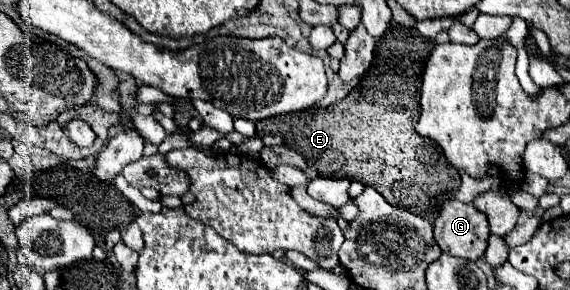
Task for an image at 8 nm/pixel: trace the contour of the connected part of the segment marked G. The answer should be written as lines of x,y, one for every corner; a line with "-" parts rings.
449,199
435,219
435,241
443,253
477,261
483,257
489,239
487,217
473,205

